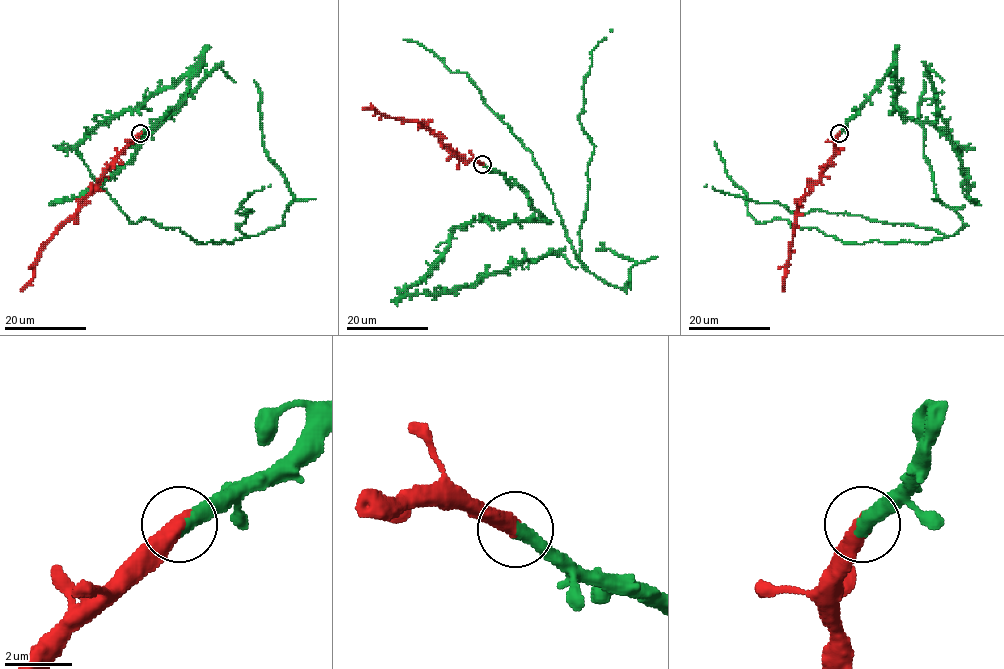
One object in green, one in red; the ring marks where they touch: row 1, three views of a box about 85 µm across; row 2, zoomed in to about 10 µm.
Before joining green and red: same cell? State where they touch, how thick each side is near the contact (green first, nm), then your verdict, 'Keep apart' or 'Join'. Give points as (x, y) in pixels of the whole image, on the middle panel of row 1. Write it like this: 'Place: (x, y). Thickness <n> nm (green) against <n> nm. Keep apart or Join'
Place: (482, 164). Thickness 440 nm (green) against 500 nm. Join

